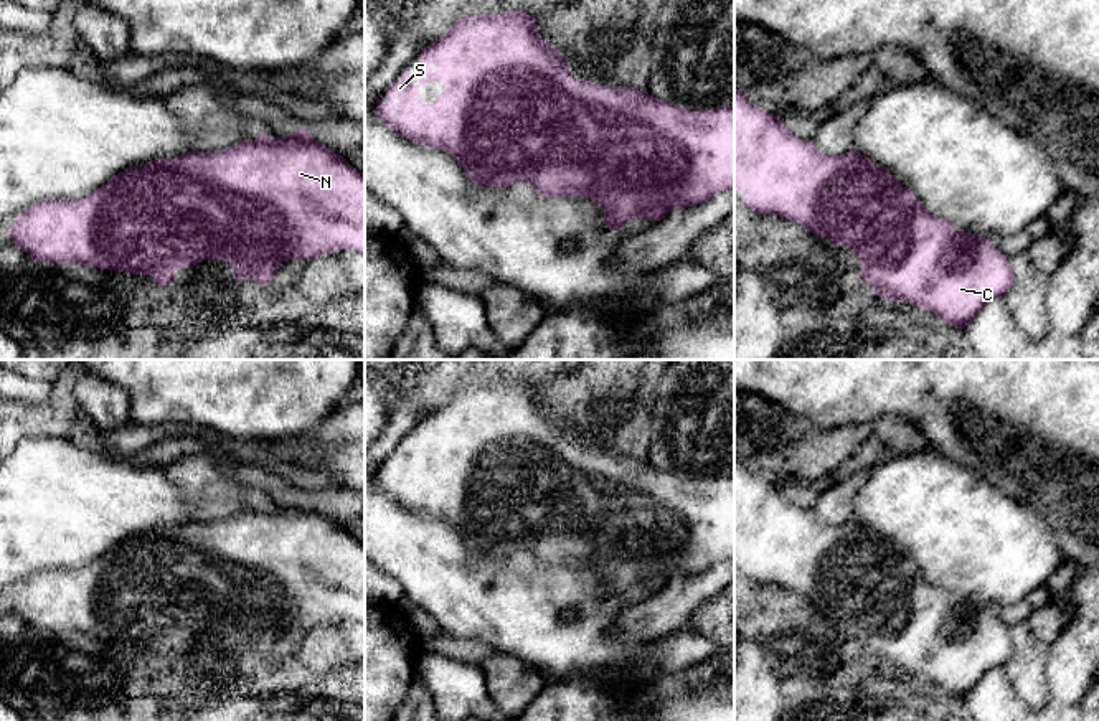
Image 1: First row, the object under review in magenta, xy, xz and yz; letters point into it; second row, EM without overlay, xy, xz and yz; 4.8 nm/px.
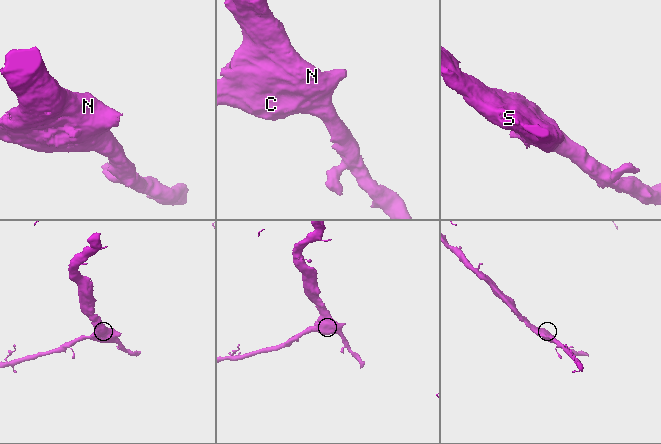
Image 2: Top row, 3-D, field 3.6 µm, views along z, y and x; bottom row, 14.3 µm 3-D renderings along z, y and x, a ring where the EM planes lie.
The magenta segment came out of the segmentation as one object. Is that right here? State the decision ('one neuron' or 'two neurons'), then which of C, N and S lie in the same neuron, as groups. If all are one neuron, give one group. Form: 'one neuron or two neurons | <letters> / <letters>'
one neuron | C N S

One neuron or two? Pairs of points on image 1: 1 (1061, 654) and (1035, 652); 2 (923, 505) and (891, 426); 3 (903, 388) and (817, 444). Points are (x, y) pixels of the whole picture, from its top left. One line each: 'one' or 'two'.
1: two
2: two
3: two

